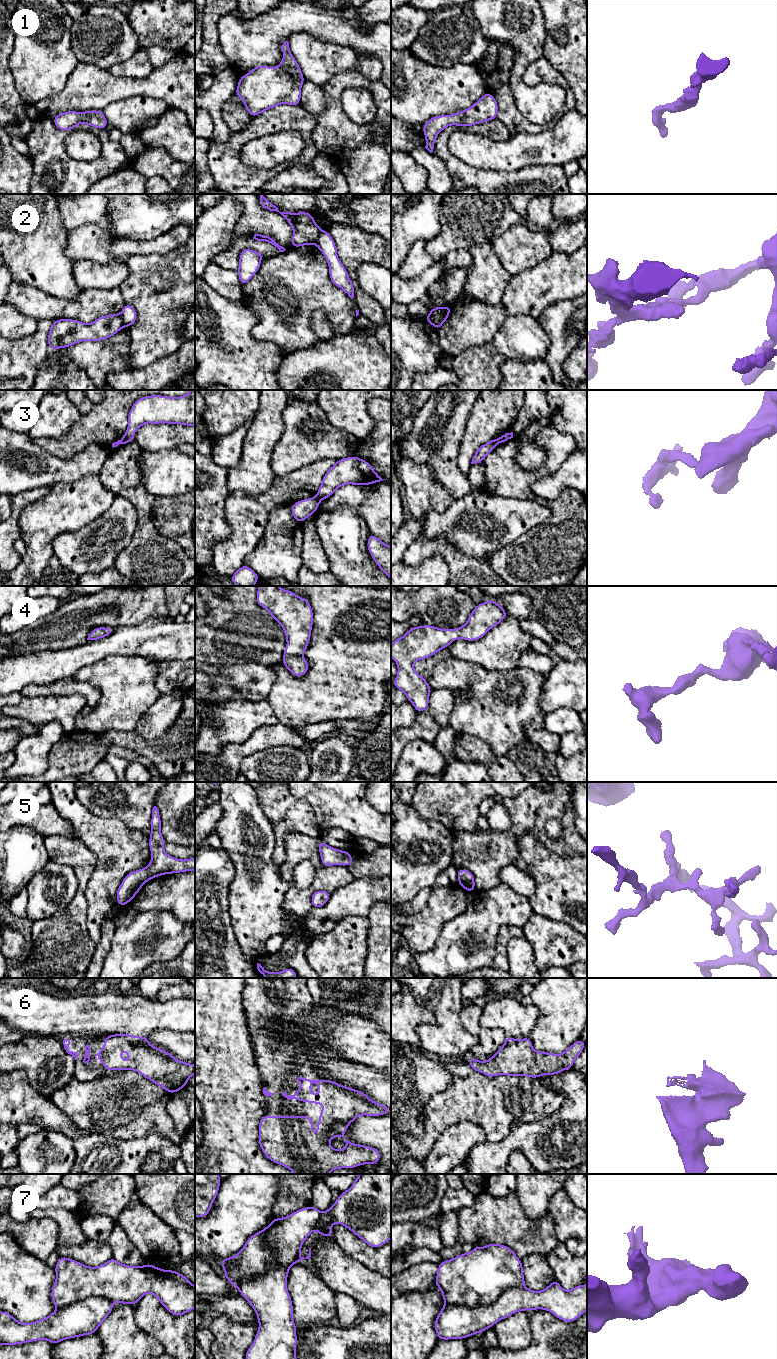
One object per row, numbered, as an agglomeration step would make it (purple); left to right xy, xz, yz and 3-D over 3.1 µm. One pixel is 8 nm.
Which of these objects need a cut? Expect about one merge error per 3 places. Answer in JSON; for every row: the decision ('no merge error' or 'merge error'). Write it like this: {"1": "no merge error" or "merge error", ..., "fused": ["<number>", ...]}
{"1": "no merge error", "2": "merge error", "3": "merge error", "4": "no merge error", "5": "no merge error", "6": "no merge error", "7": "merge error", "fused": ["2", "3", "7"]}

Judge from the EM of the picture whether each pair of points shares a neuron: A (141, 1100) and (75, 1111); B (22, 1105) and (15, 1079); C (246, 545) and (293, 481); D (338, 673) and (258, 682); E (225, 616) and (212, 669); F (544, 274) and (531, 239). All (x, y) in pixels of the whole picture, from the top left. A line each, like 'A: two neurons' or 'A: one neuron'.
A: one neuron
B: one neuron
C: one neuron
D: two neurons
E: one neuron
F: two neurons

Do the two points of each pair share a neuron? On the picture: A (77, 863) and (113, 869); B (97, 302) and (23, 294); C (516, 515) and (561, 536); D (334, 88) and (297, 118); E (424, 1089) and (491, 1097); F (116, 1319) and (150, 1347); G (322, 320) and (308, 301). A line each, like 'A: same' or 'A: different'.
A: different
B: same
C: different
D: different
E: different
F: same
G: different

